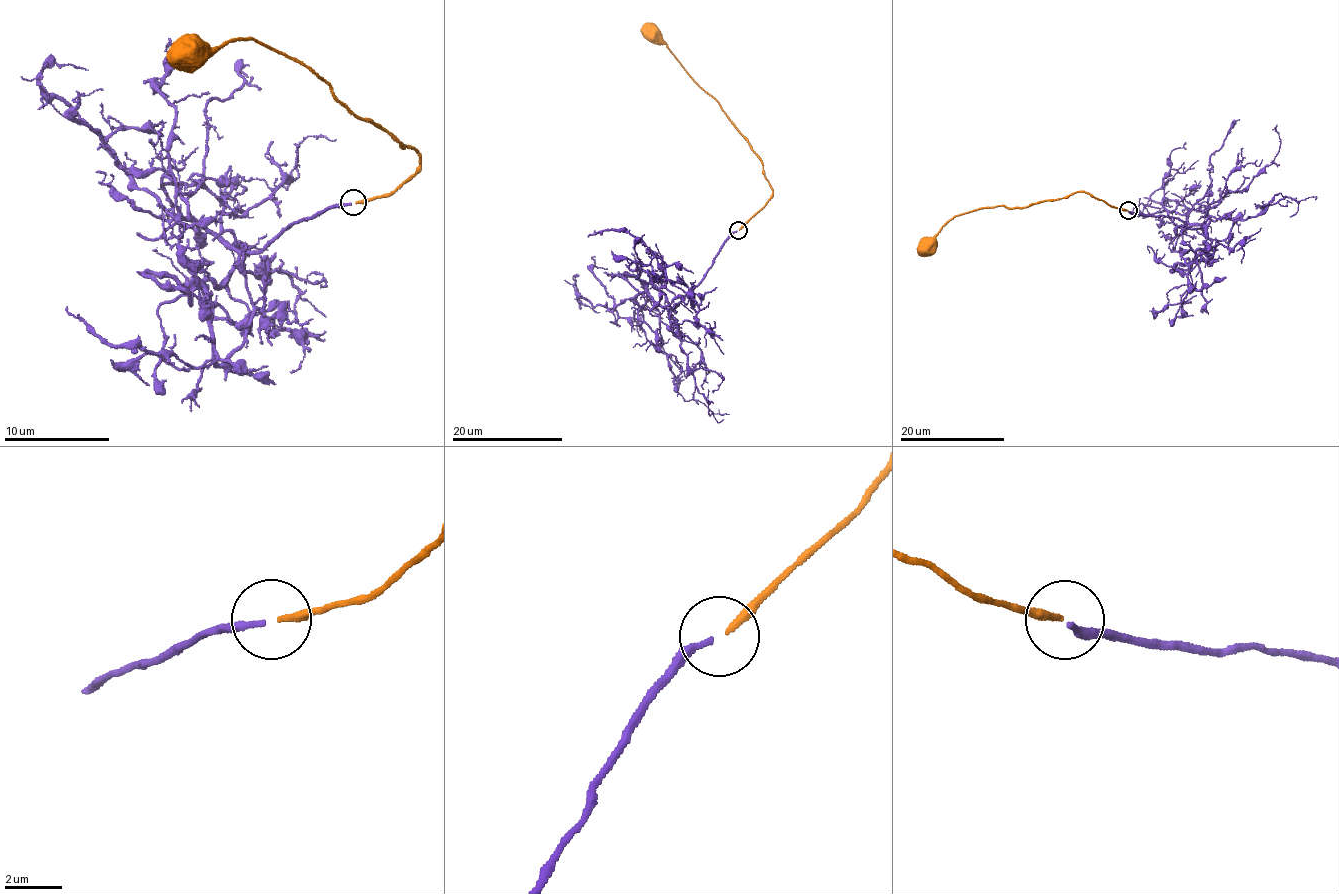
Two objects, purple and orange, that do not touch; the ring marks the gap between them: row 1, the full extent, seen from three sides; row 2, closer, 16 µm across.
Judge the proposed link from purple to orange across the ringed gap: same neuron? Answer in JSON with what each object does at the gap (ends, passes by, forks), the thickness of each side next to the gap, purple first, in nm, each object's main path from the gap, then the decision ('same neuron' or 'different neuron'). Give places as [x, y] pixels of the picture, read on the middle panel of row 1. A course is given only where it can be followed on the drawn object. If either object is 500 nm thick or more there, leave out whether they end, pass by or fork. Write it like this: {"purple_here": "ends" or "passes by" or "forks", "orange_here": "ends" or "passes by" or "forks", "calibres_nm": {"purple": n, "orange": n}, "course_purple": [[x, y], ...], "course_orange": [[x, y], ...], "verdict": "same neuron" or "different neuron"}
{"purple_here": "ends", "orange_here": "ends", "calibres_nm": {"purple": 220, "orange": 240}, "course_purple": [[737, 230], [675, 307], [651, 298], [638, 310], [675, 389], [709, 414], [728, 414]], "course_orange": [[739, 230], [772, 194], [761, 159], [724, 114], [719, 102], [702, 88], [664, 43], [650, 42], [640, 29]], "verdict": "different neuron"}

